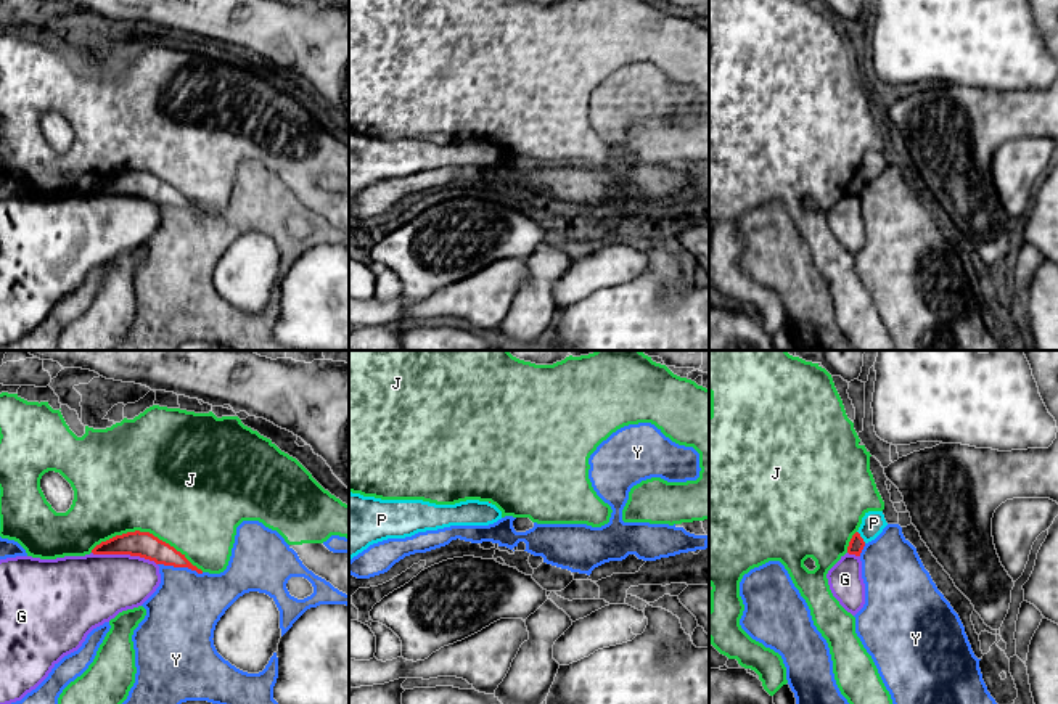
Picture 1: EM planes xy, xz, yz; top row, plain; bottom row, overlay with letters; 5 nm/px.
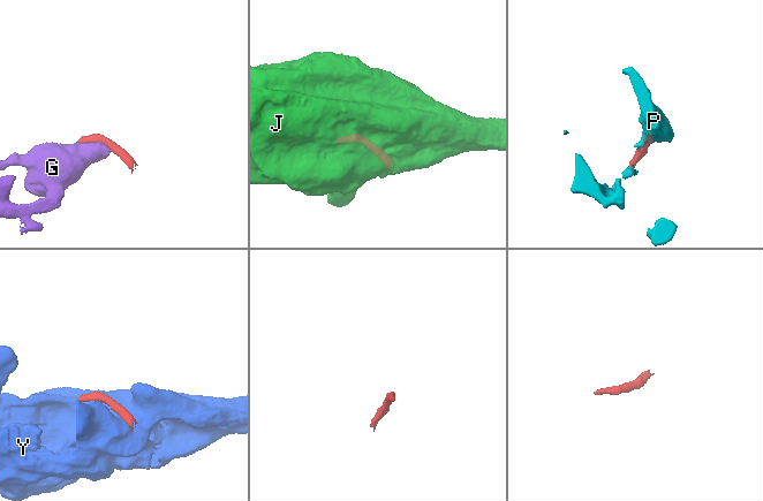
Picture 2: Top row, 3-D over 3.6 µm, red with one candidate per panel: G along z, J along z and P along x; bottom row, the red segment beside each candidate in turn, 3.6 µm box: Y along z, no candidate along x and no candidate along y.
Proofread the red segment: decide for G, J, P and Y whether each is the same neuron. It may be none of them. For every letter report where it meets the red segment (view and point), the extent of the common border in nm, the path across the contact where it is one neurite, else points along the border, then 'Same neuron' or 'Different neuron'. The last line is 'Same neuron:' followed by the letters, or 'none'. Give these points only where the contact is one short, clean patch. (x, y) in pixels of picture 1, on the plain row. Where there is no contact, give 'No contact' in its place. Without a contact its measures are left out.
G: Touches red at xy (124, 193). Shared border 340 nm. Boundary: xy (92, 192), (139, 195), (156, 204). Different neuron
J: Touches red at xy (147, 172). Shared border 600 nm. Different neuron
P: Touches red at yz (861, 177). Shared border 80 nm. Boundary: yz (857, 171), (865, 182). Different neuron
Y: Touches red at xy (180, 206). Shared border 240 nm. Different neuron
Same neuron: none

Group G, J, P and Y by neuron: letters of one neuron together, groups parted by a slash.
G / J / P / Y

